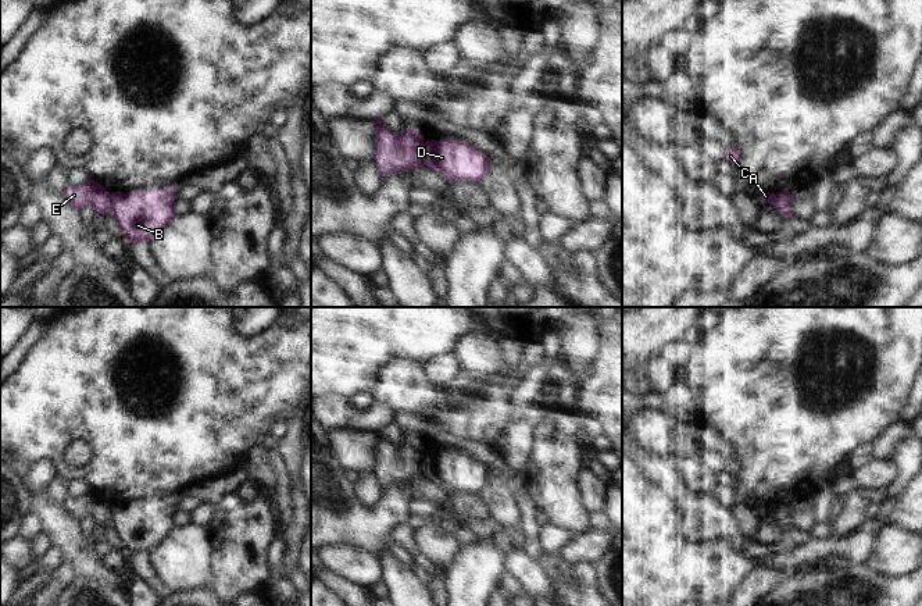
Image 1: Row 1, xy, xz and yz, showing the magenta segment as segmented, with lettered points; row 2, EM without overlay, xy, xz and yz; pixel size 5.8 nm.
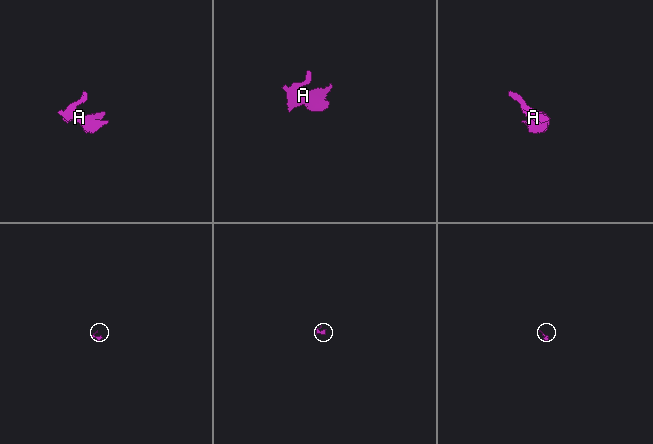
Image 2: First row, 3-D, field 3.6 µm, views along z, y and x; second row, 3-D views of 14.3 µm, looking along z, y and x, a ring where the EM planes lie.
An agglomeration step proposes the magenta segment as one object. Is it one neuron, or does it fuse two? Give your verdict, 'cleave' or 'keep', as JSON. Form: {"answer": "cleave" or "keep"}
{"answer": "cleave"}

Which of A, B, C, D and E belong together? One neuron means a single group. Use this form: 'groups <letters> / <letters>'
groups A C E / B D

